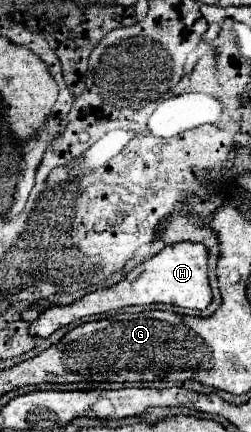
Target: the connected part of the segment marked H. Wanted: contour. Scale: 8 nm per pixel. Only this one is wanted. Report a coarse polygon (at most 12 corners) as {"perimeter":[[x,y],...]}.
{"perimeter":[[202,243],[166,245],[116,285],[48,307],[28,333],[126,305],[206,309]]}

